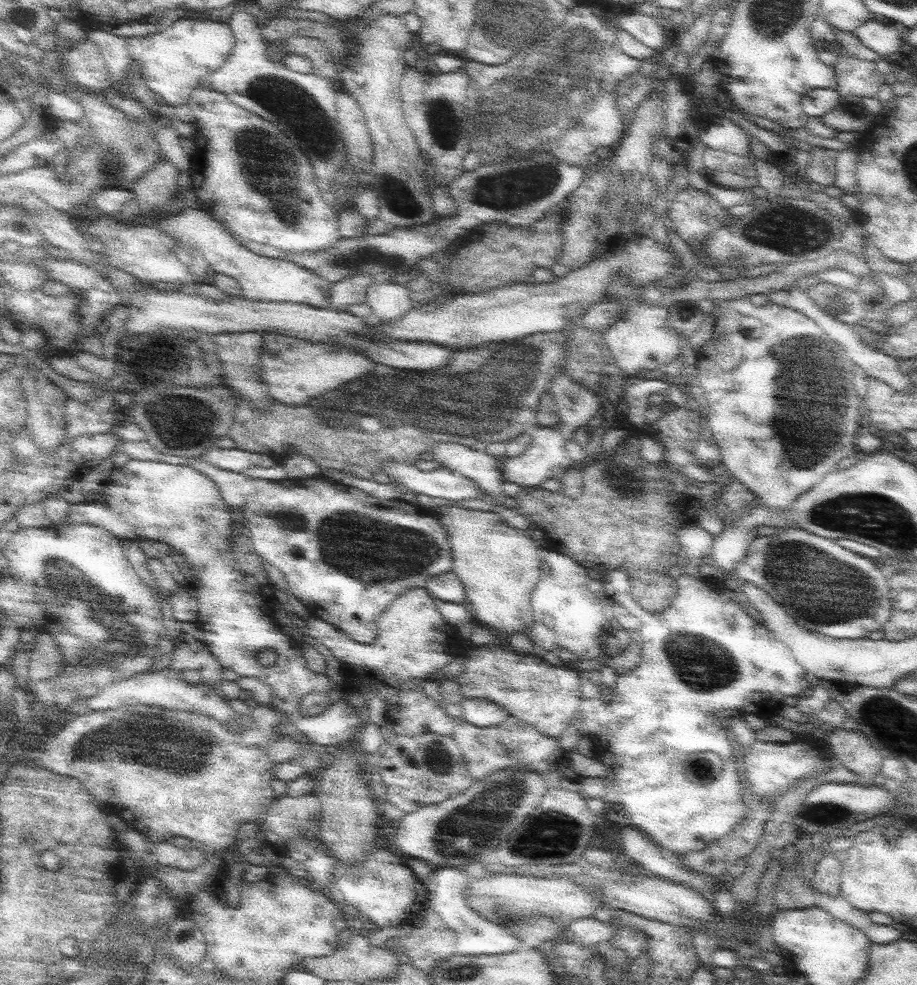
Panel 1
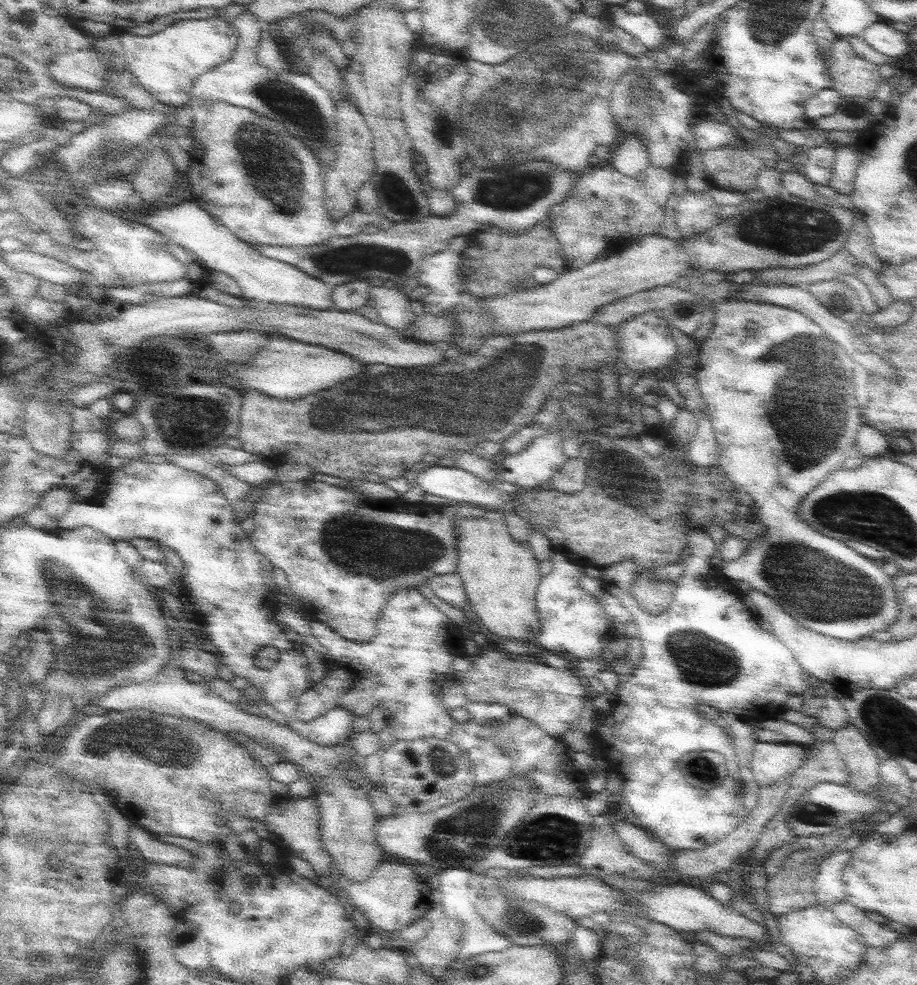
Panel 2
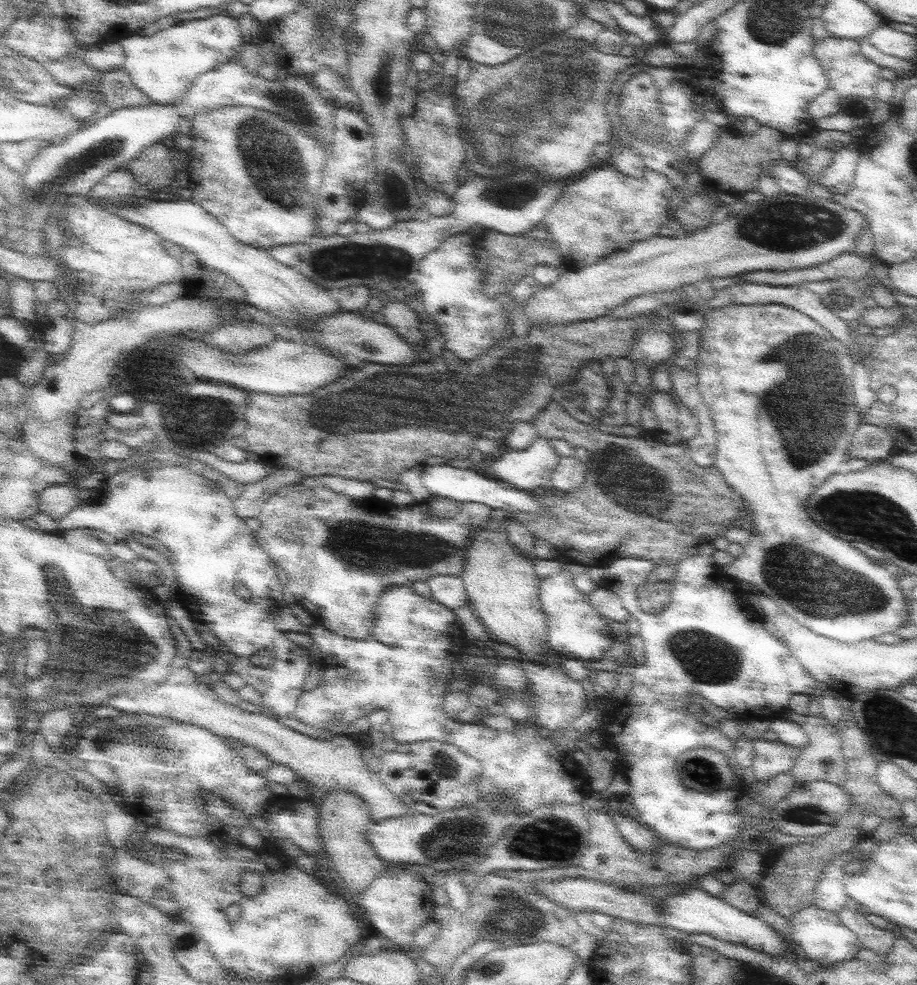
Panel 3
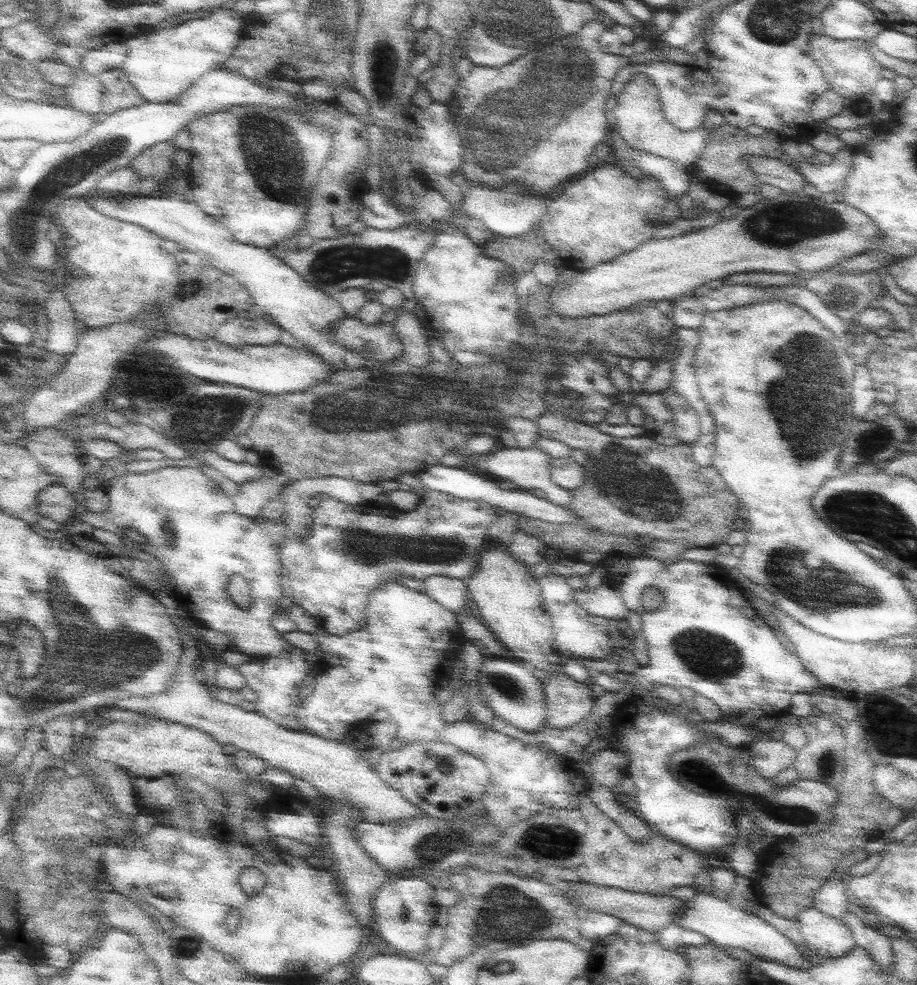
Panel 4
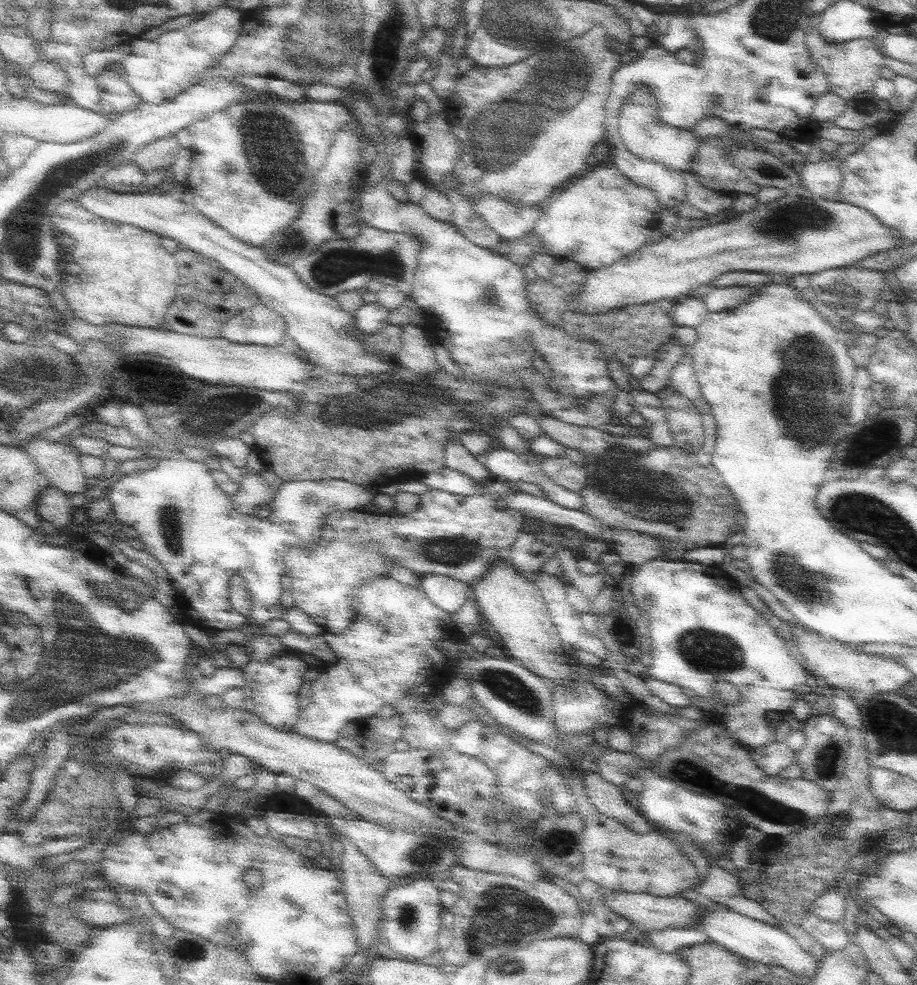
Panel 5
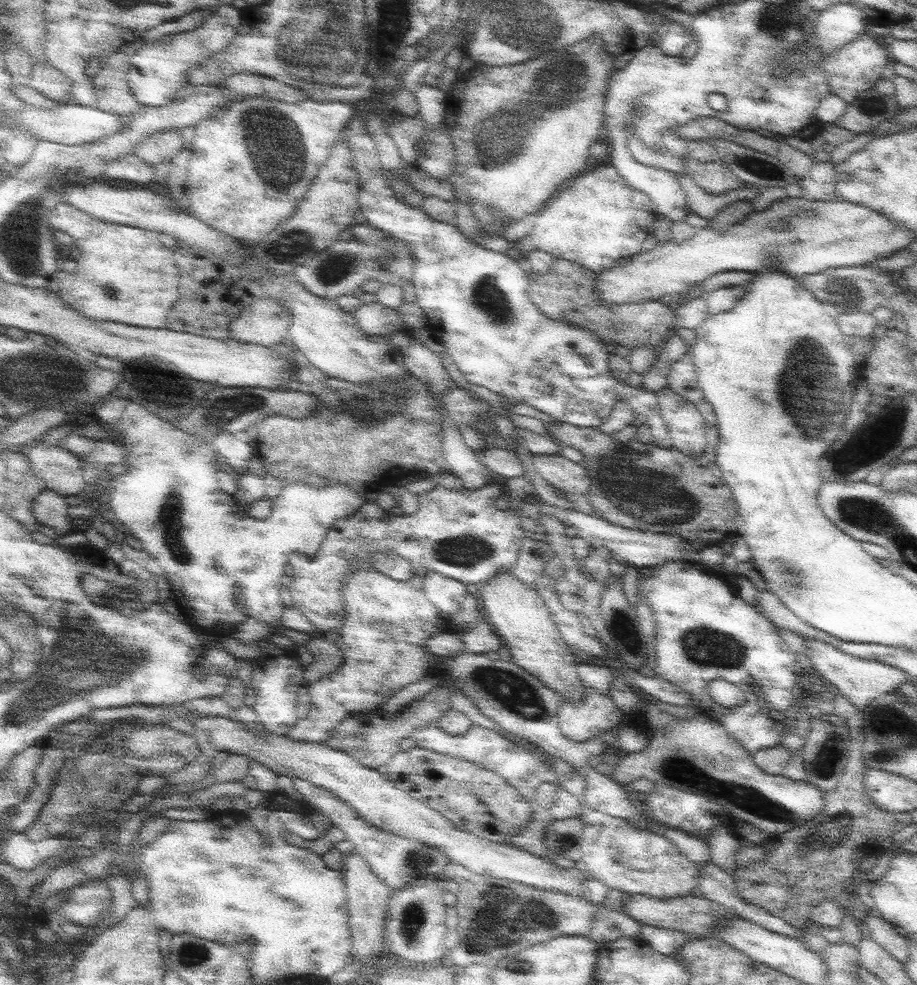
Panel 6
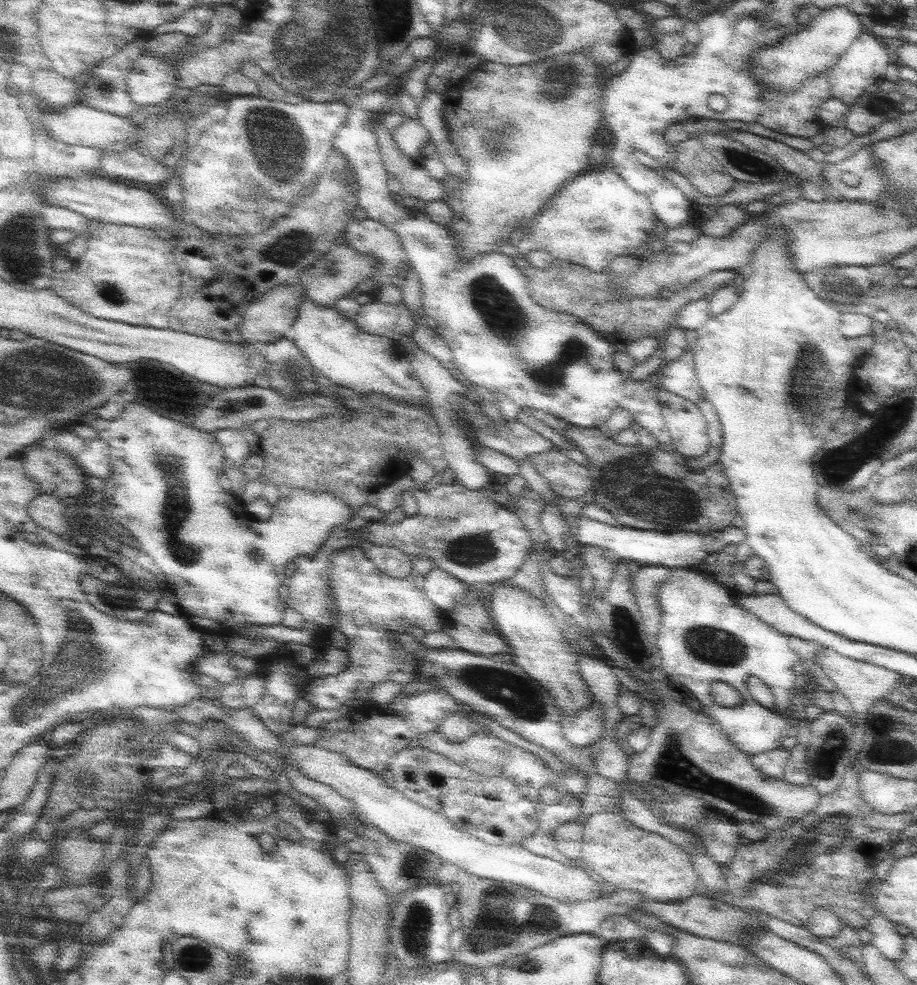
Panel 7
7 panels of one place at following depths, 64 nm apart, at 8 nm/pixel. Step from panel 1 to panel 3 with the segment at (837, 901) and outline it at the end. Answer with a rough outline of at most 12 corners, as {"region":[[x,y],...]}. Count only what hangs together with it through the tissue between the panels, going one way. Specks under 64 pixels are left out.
{"region":[[847,898],[837,916],[857,934],[863,950],[889,954],[897,936],[865,920],[865,910]]}

